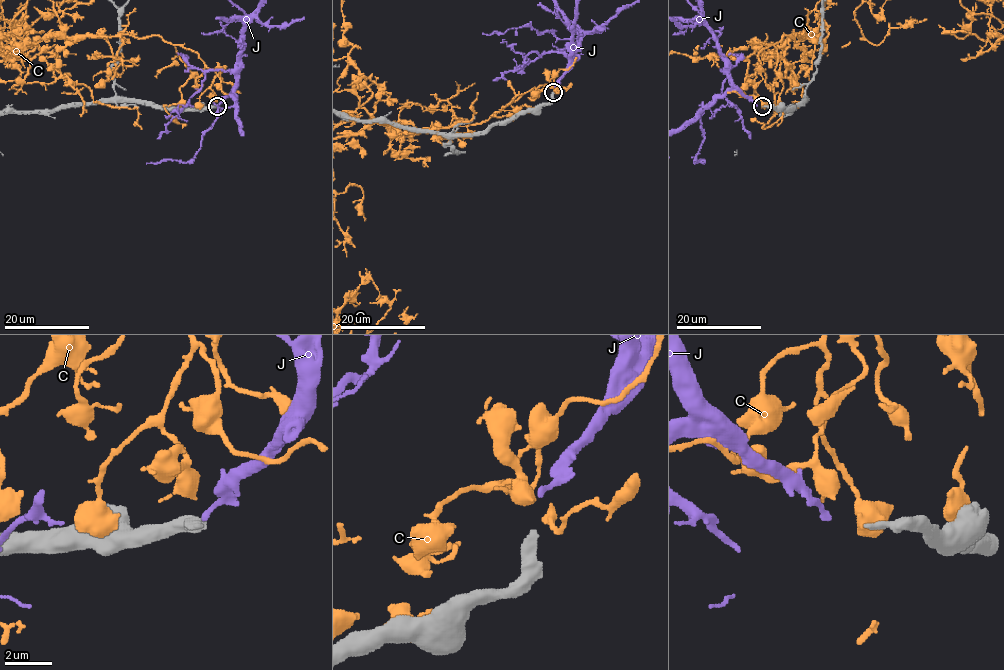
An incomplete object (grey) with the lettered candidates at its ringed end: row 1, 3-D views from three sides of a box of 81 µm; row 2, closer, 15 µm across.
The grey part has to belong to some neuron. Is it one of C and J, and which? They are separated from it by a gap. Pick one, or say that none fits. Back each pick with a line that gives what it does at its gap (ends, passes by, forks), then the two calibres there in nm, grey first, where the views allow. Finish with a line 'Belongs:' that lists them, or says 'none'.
J: it ends there; 320 nm thick on the grey side, 240 nm on the other
Belongs: J

